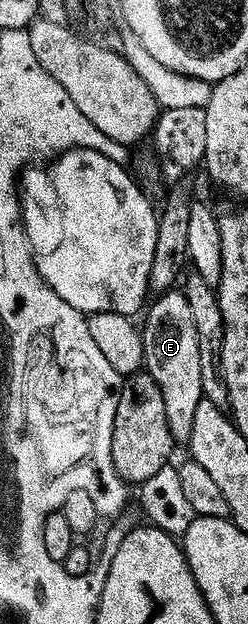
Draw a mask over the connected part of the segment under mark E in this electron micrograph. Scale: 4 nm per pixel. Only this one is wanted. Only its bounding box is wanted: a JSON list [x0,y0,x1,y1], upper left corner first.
[139,288,203,443]

